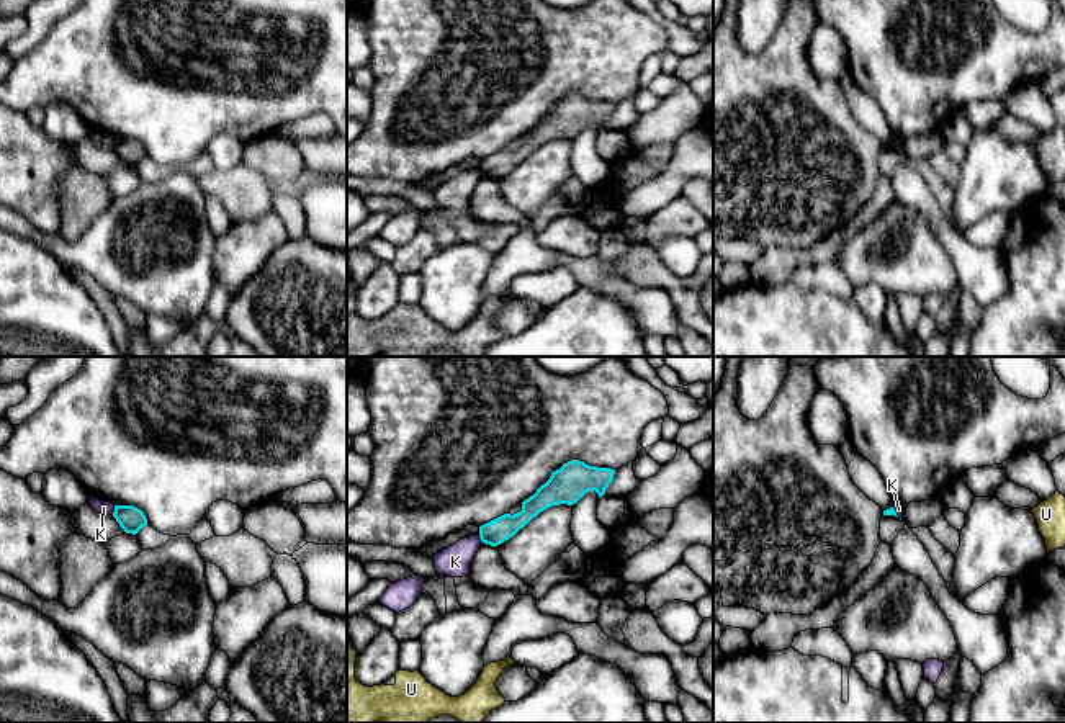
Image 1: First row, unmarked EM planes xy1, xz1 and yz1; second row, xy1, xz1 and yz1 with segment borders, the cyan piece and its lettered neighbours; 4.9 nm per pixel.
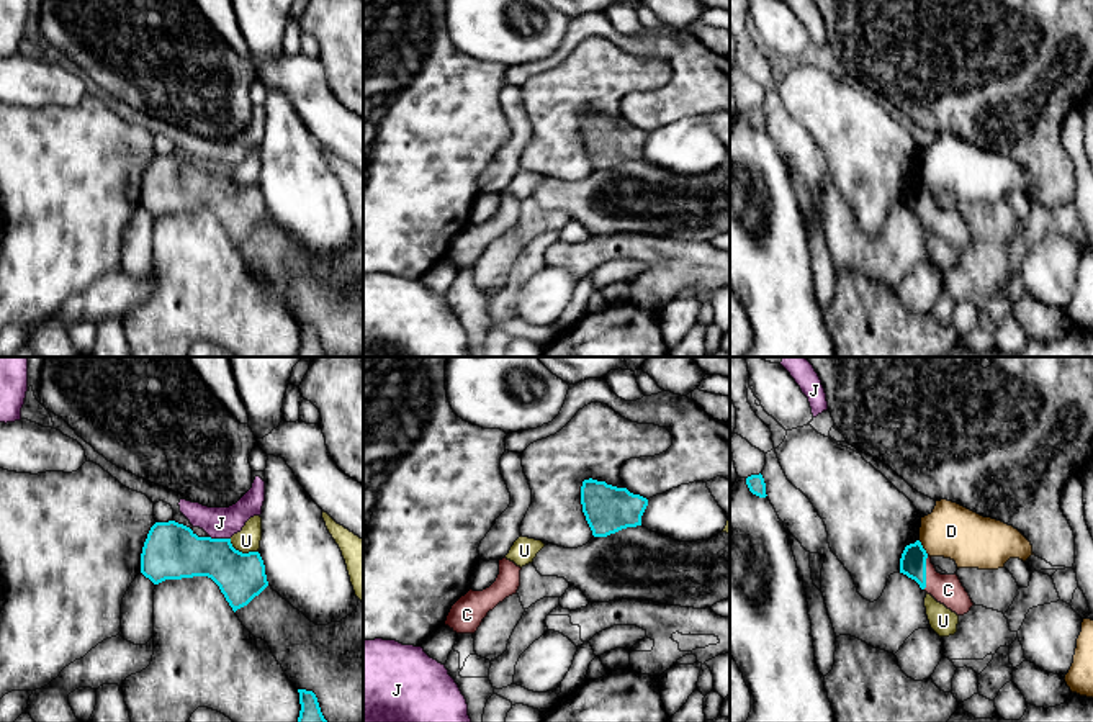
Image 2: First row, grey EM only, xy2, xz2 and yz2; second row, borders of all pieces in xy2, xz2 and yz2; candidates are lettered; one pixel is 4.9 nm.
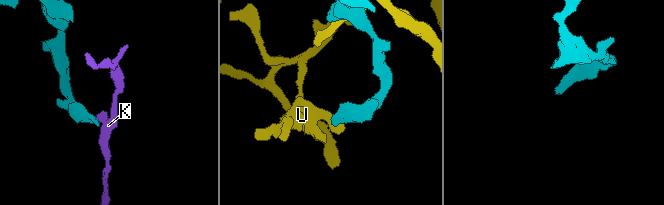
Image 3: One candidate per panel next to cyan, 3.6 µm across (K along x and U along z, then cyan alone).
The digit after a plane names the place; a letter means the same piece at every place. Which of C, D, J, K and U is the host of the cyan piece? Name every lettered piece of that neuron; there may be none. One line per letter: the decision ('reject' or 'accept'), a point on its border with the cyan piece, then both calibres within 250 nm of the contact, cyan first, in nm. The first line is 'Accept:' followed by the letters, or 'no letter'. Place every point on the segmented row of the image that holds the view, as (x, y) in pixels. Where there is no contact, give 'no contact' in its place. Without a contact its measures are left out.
Accept: C
C: accept; meets cyan in yz2 at (925, 572); 130 nm thick on the cyan side, 150 nm on the other
D: reject; meets cyan in yz2 at (922, 547); 130 nm thick on the cyan side, 260 nm on the other
J: reject; meets cyan in xy2 at (220, 539); 280 nm thick on the cyan side, 160 nm on the other
K: reject; meets cyan in xy1 at (115, 511); 130 nm thick on the cyan side, 60 nm on the other
U: reject; meets cyan in xy2 at (241, 552); 240 nm thick on the cyan side, 120 nm on the other

